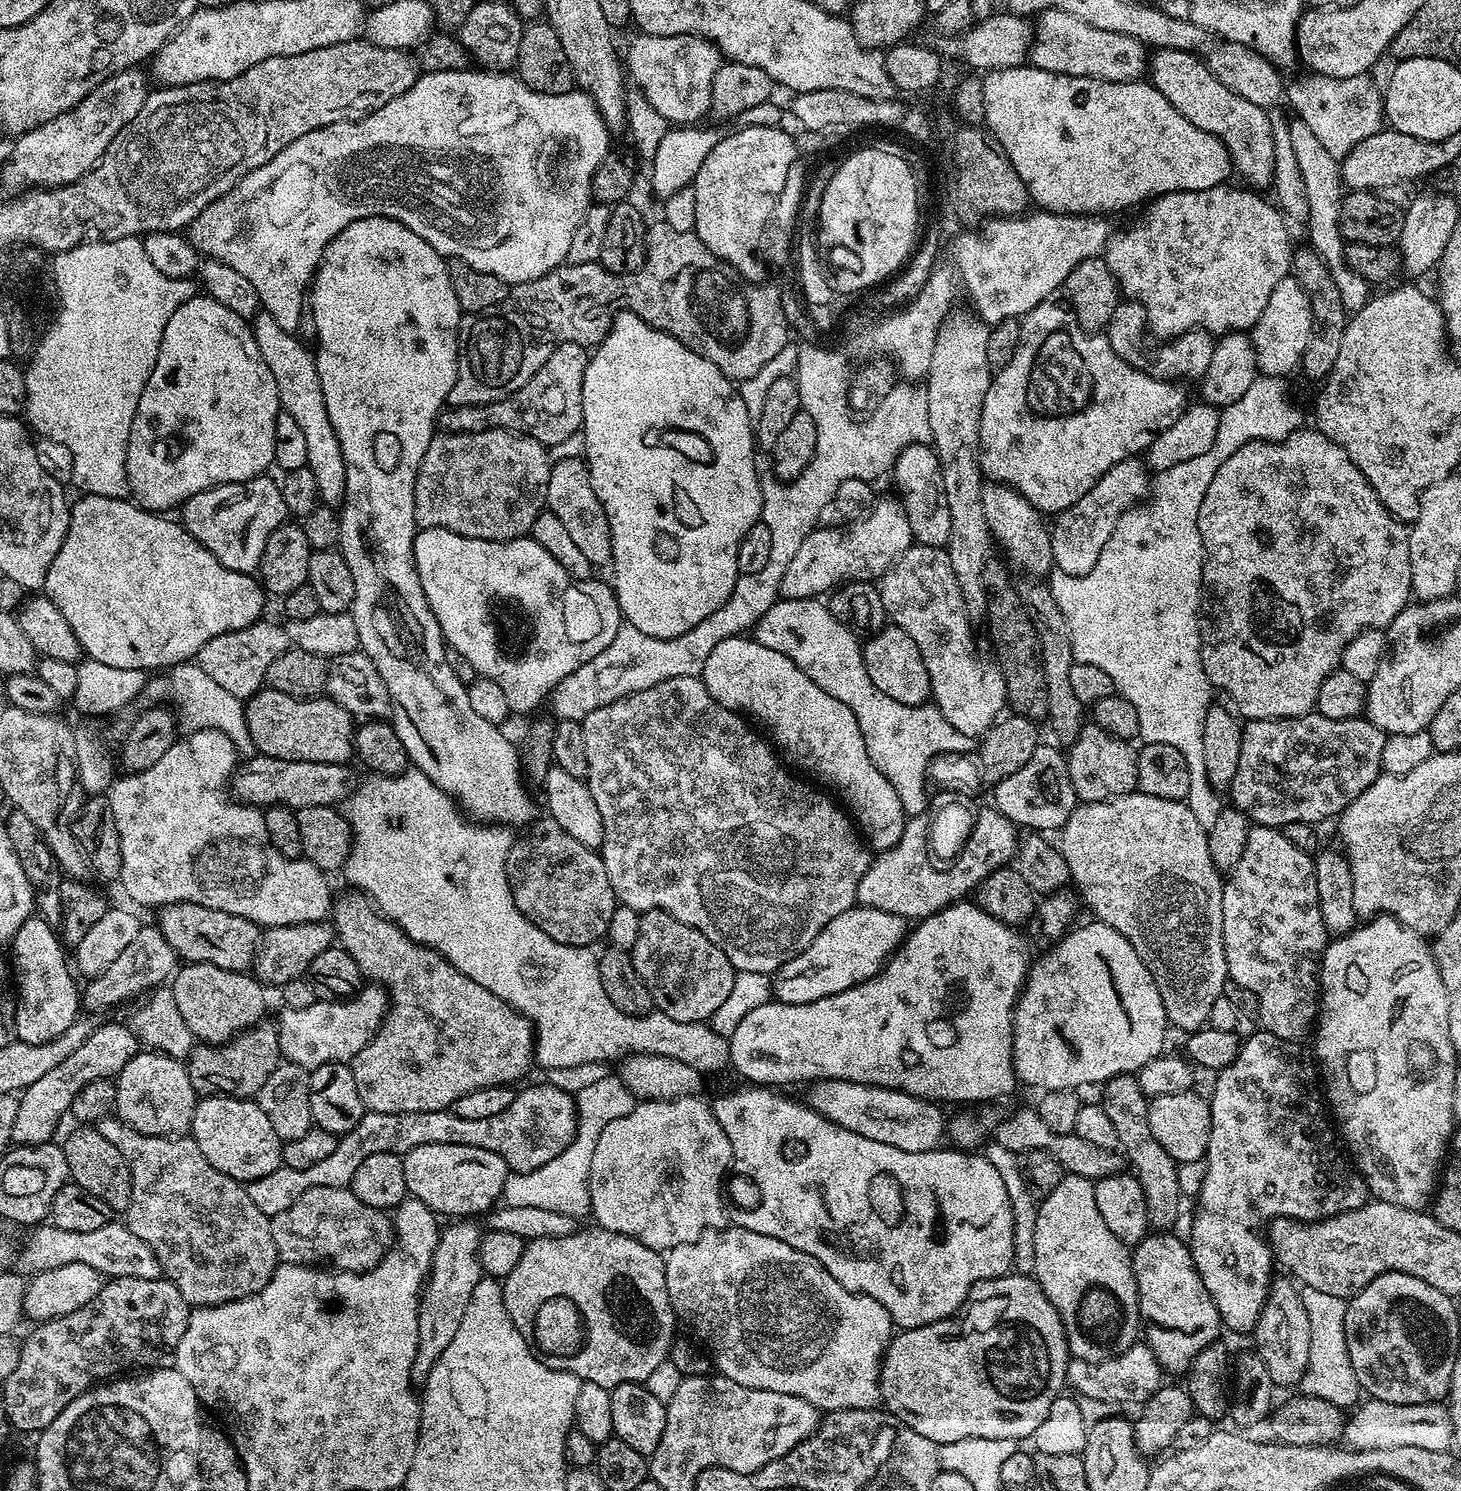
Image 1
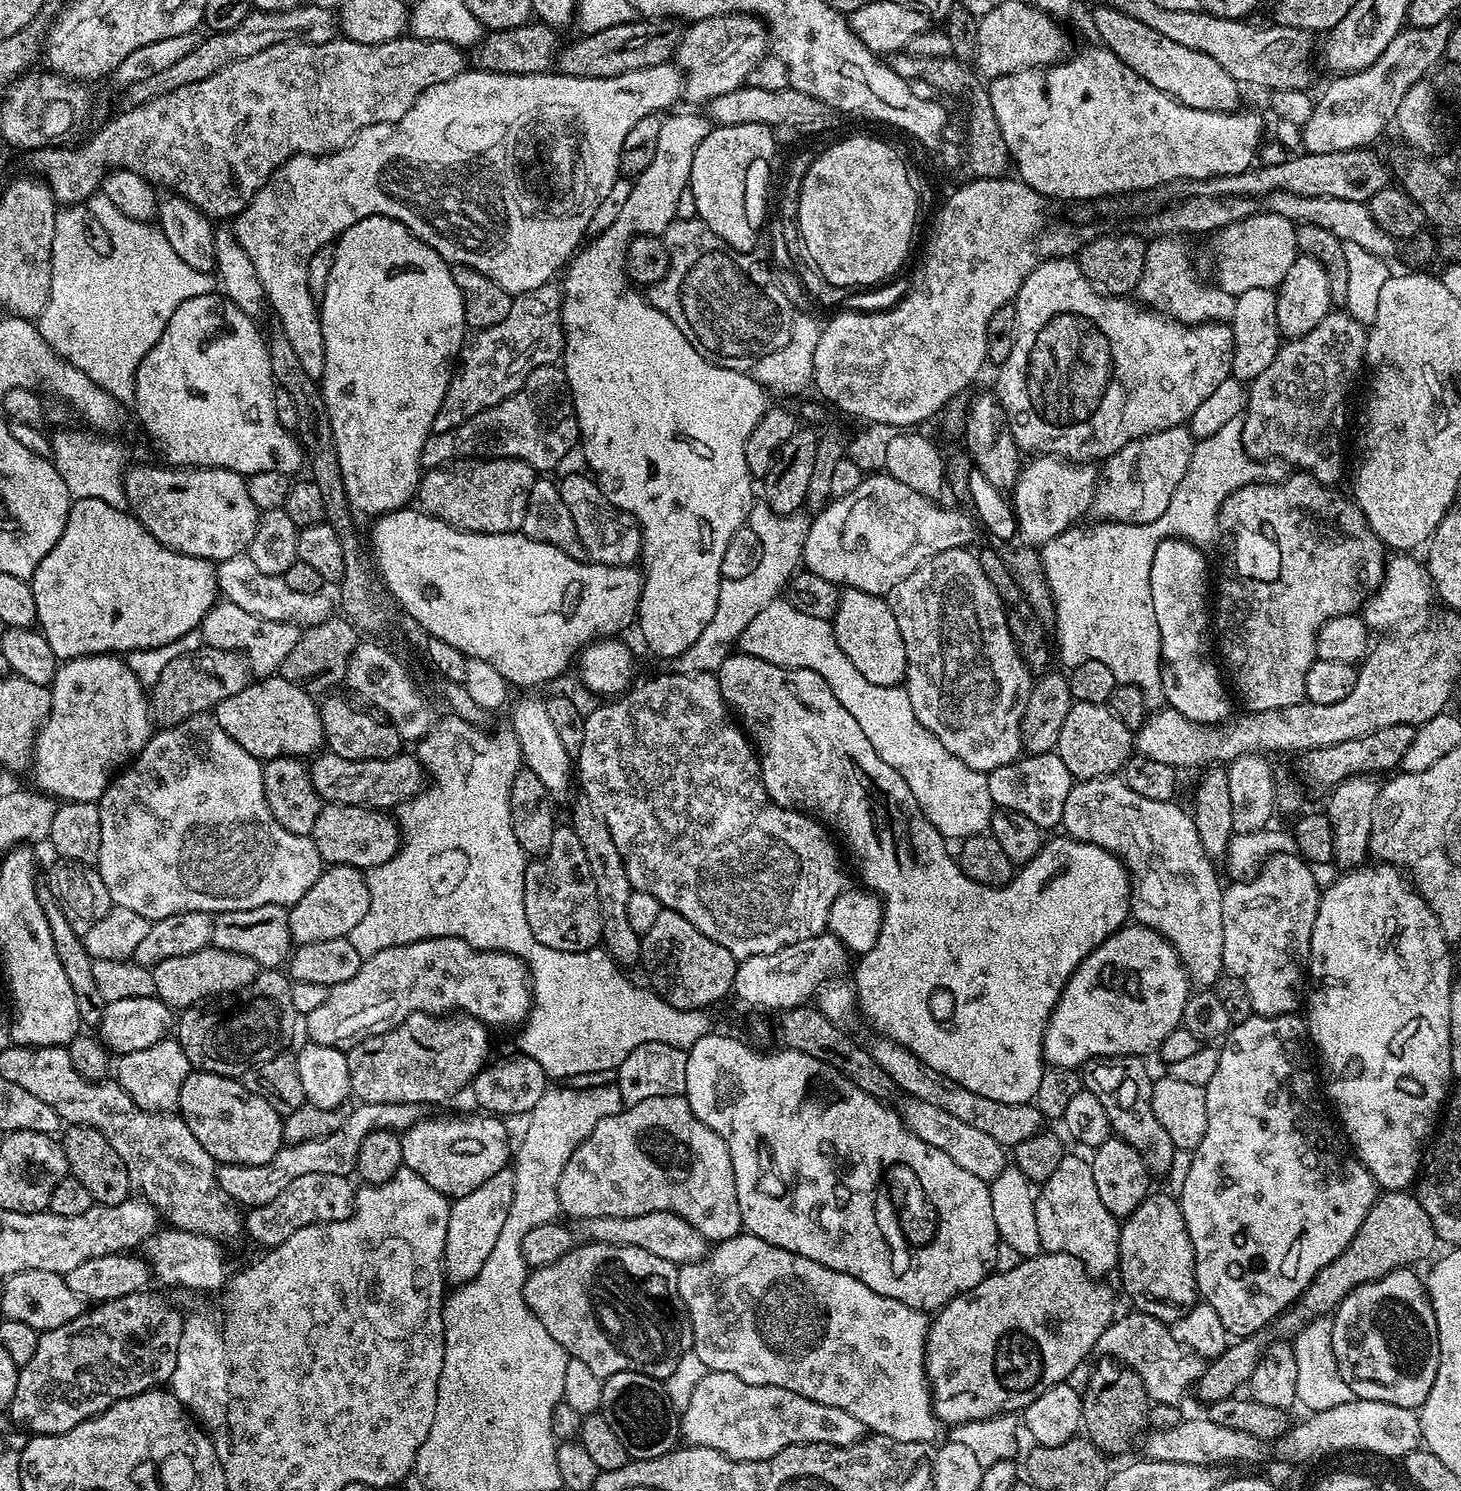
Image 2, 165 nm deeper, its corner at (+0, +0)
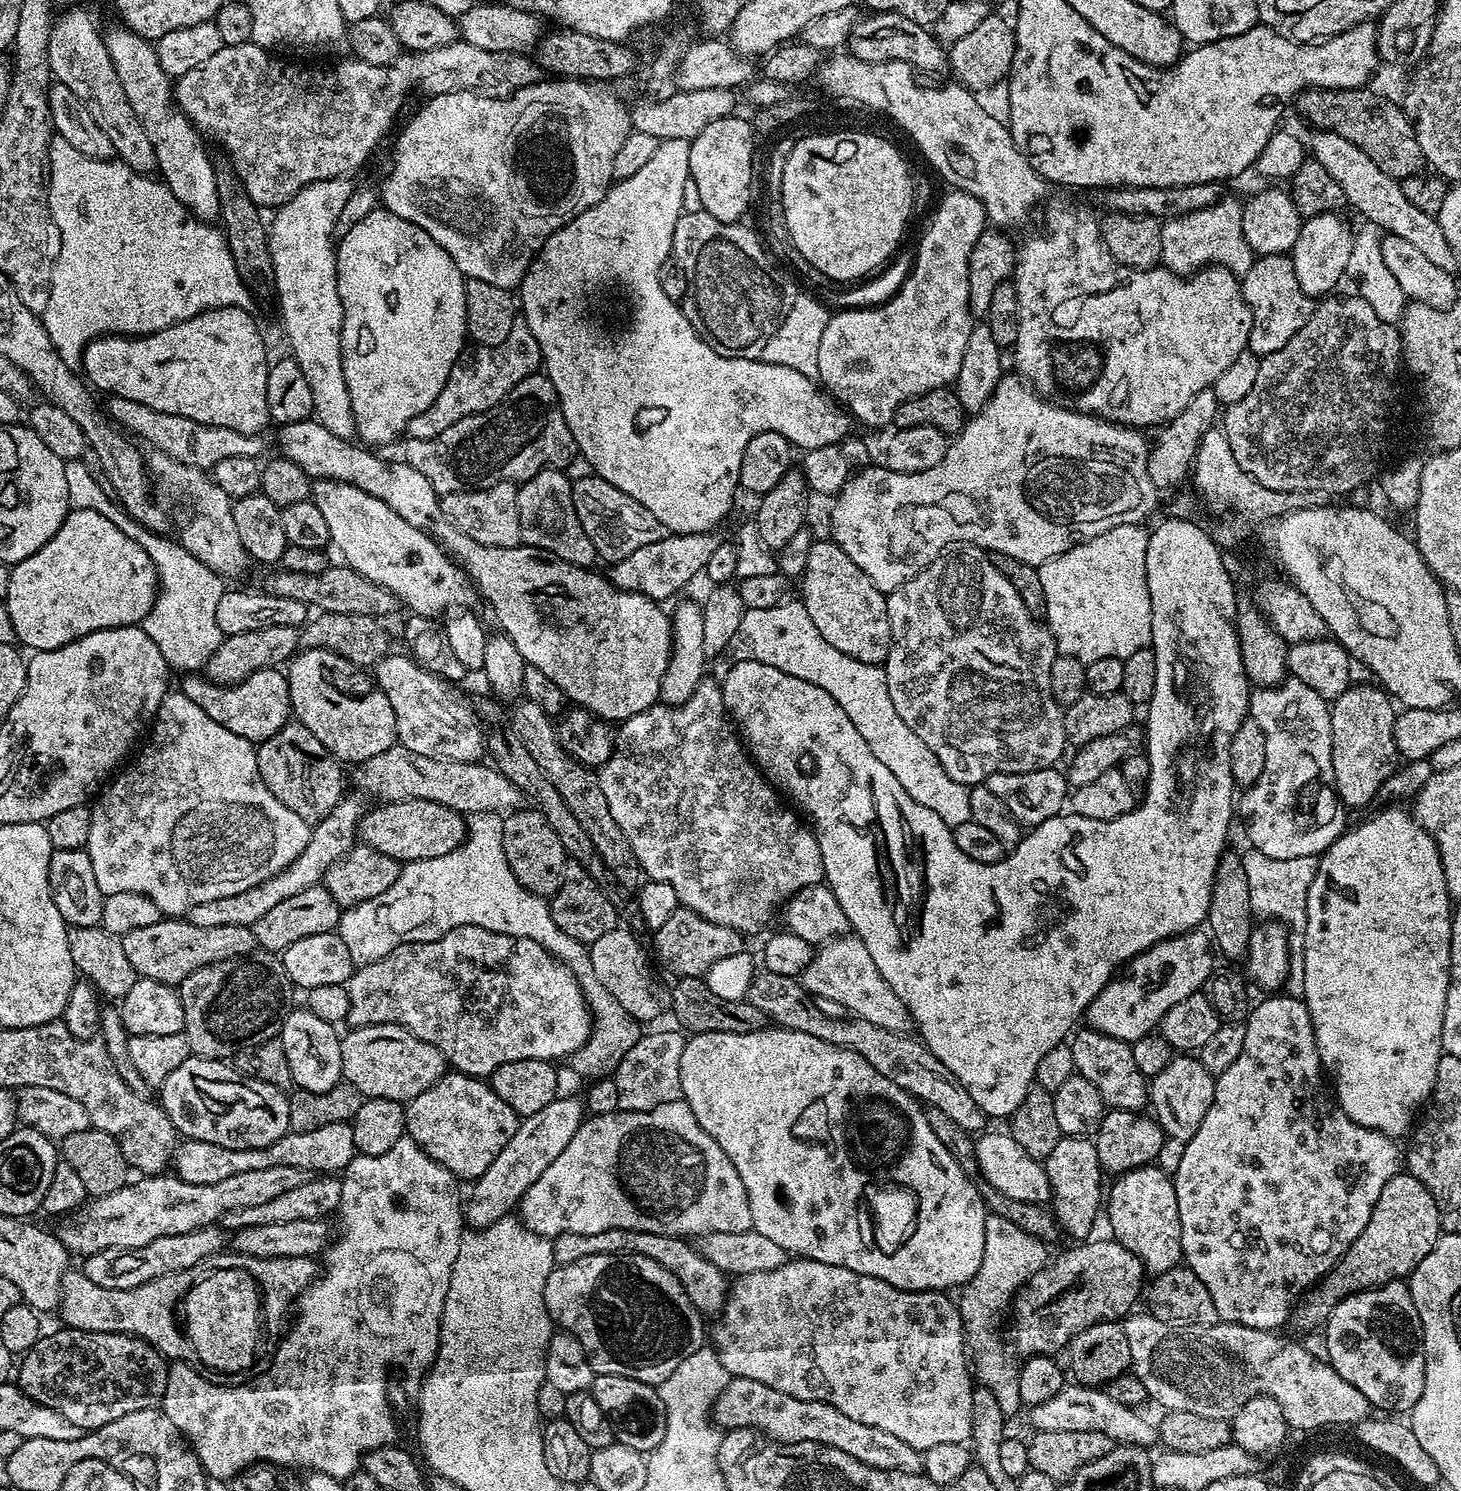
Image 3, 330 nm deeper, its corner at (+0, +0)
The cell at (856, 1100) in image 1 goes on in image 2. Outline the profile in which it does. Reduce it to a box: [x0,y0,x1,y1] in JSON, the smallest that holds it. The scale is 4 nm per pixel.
[898,1095,1006,1182]

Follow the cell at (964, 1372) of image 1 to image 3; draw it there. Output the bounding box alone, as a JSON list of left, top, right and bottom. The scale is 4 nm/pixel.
[1012,1239,1146,1357]

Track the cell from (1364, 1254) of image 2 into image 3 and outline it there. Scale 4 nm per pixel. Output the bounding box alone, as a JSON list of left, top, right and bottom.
[1294,1170,1441,1333]

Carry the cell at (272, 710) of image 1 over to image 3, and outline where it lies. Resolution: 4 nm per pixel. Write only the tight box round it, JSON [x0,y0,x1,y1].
[178,667,292,742]

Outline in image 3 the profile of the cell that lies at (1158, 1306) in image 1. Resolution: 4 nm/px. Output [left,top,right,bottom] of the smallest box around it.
[1106,1166,1182,1277]

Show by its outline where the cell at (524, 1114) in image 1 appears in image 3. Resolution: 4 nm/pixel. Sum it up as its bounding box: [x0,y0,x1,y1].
[174,1122,358,1186]

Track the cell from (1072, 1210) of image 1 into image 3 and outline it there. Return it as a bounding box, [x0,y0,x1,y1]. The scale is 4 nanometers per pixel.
[1042,1135,1102,1242]

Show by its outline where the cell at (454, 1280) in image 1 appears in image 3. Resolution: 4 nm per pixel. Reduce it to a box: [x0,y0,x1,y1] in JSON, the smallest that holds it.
[464,1096,586,1229]

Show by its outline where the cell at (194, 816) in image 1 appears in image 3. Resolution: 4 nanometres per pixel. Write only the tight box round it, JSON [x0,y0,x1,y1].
[86,690,312,918]

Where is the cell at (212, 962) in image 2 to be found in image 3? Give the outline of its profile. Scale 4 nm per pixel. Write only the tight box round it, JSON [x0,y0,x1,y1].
[122,918,257,986]

